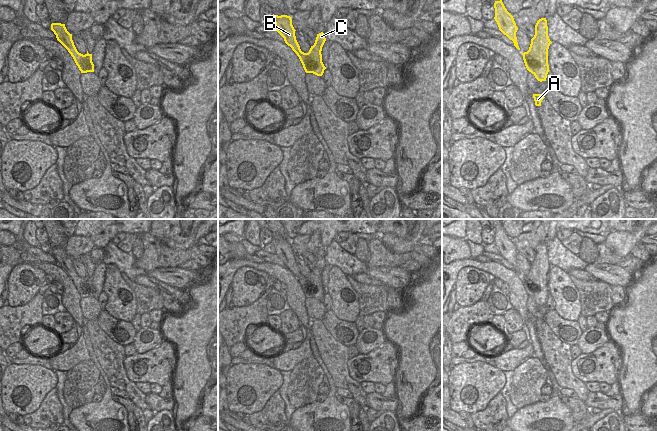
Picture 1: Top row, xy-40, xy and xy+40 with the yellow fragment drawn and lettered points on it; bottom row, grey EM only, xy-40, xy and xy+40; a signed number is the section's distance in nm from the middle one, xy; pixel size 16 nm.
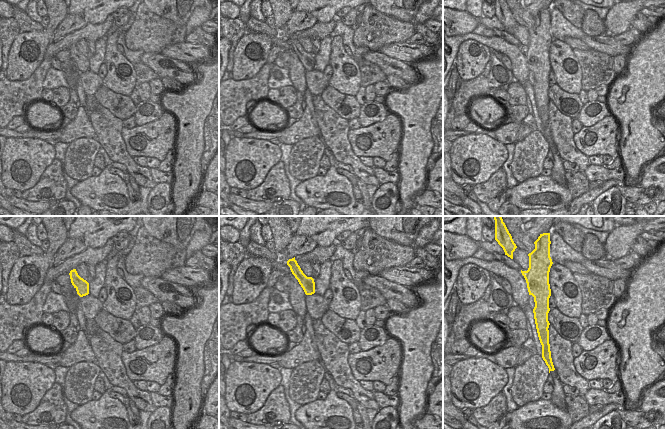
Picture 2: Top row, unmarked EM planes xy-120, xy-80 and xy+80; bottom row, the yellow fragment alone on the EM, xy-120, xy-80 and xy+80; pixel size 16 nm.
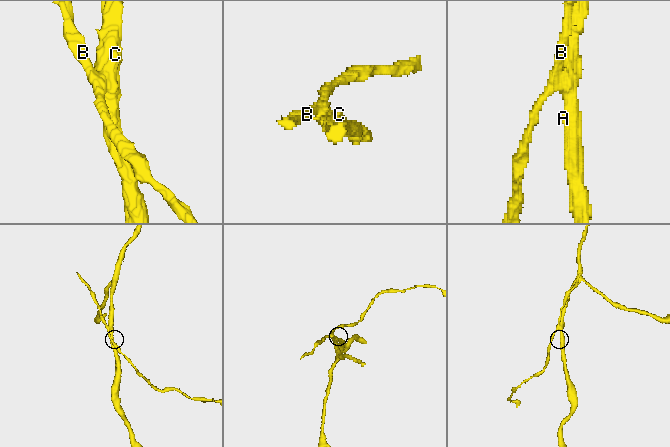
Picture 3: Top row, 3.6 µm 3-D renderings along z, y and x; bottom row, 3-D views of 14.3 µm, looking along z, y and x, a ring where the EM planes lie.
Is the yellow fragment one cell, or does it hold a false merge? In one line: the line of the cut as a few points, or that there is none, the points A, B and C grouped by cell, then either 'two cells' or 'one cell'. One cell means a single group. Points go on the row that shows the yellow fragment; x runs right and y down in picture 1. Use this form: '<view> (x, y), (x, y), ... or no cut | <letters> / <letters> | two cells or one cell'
xy-40 (85, 54), (90, 71) | A C / B | two cells

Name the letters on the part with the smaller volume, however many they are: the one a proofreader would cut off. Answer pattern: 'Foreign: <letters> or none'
Foreign: B

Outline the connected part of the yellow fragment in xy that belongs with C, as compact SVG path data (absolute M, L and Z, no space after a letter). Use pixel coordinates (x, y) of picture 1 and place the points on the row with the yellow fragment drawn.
M323 32L317 34L315 43L311 46L307 53L309 59L306 60L302 65L306 73L313 73L317 76L322 76L326 67L322 62L322 47L326 41Z

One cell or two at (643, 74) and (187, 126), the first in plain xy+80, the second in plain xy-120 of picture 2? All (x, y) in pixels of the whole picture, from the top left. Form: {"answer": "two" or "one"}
{"answer": "one"}

